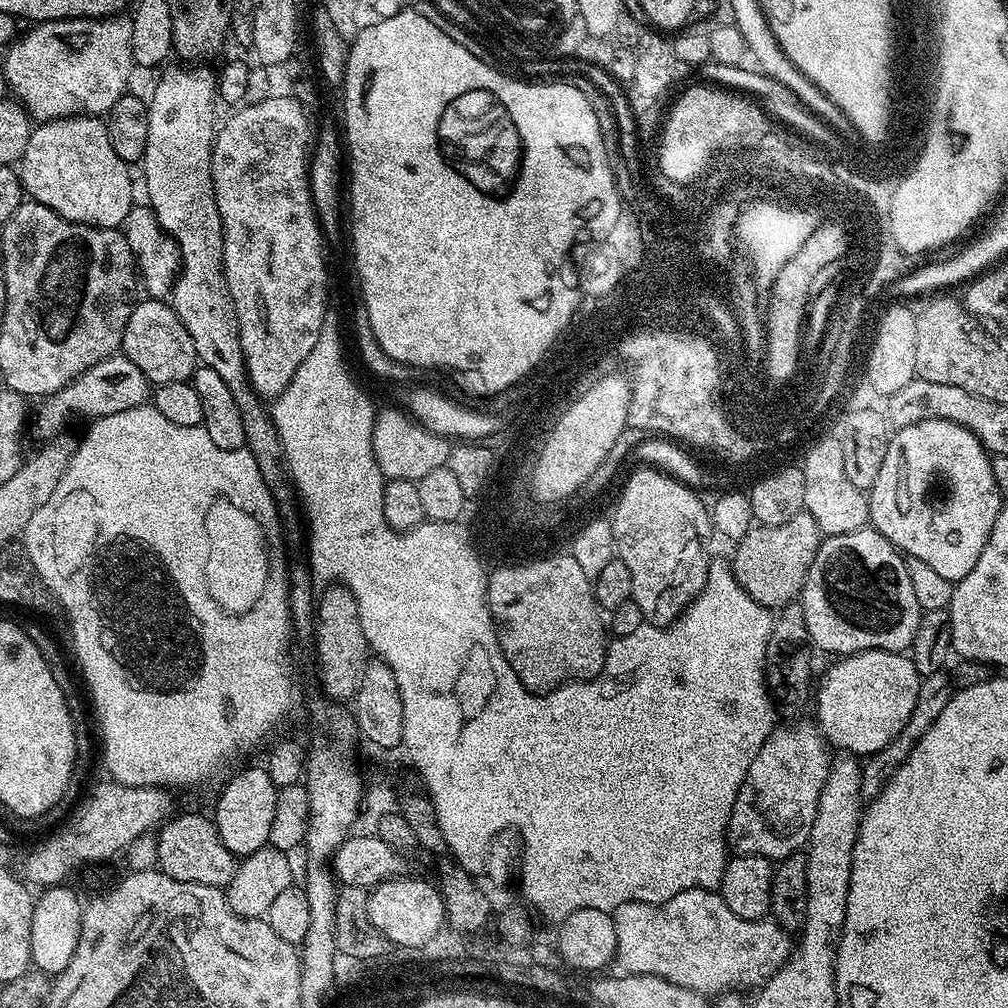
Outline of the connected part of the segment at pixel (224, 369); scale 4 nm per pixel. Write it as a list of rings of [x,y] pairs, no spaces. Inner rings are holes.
[[[172,68],[160,81],[156,84],[156,89],[152,92],[152,100],[147,101],[148,105],[148,137],[146,138],[146,154],[142,161],[142,169],[144,168],[144,184],[148,187],[147,203],[152,211],[156,213],[156,218],[165,229],[176,240],[181,250],[183,259],[183,267],[176,278],[175,287],[170,293],[170,303],[175,308],[178,318],[186,326],[186,330],[190,334],[190,338],[196,347],[197,361],[203,367],[215,370],[222,377],[222,382],[226,382],[226,386],[230,389],[230,394],[234,394],[234,402],[238,402],[238,410],[242,410],[242,426],[246,426],[247,449],[254,454],[254,458],[258,462],[258,466],[264,475],[264,481],[269,486],[277,486],[283,480],[286,480],[286,460],[284,448],[280,445],[280,435],[276,432],[276,422],[272,419],[269,409],[264,409],[265,401],[262,397],[252,390],[252,384],[248,380],[248,367],[244,361],[244,351],[240,348],[240,327],[238,326],[238,318],[236,317],[236,307],[232,301],[232,295],[228,289],[226,282],[226,274],[224,273],[224,227],[220,221],[218,214],[218,206],[216,205],[216,195],[214,194],[214,186],[212,185],[212,145],[216,143],[216,134],[218,131],[218,120],[216,124],[216,104],[218,105],[218,76],[215,71],[211,72],[208,68],[196,68],[193,72],[183,72],[180,68]]]

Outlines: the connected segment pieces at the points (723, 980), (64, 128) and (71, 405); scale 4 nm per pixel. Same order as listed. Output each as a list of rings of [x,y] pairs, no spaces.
[[[685,888],[677,891],[673,900],[660,904],[655,908],[652,904],[633,902],[623,904],[615,909],[616,924],[616,959],[615,967],[621,973],[630,976],[657,976],[663,980],[674,982],[683,988],[705,994],[723,993],[725,990],[752,988],[759,989],[780,968],[788,963],[788,957],[794,951],[794,940],[787,931],[775,922],[757,922],[743,920],[726,906],[719,891],[706,888]]]
[[[92,114],[37,123],[18,161],[20,186],[35,203],[54,210],[67,220],[95,224],[97,228],[120,228],[133,208],[132,176],[128,172],[131,172],[129,165],[118,158],[118,154],[114,154],[114,146],[110,146],[107,123]]]
[[[117,354],[94,365],[90,370],[82,373],[77,380],[72,380],[62,390],[43,397],[39,401],[40,409],[35,409],[34,424],[36,432],[44,442],[51,442],[61,435],[60,432],[68,424],[71,416],[92,416],[99,418],[110,414],[122,414],[122,410],[143,408],[149,403],[153,395],[153,385],[138,370],[133,360],[123,354]]]

